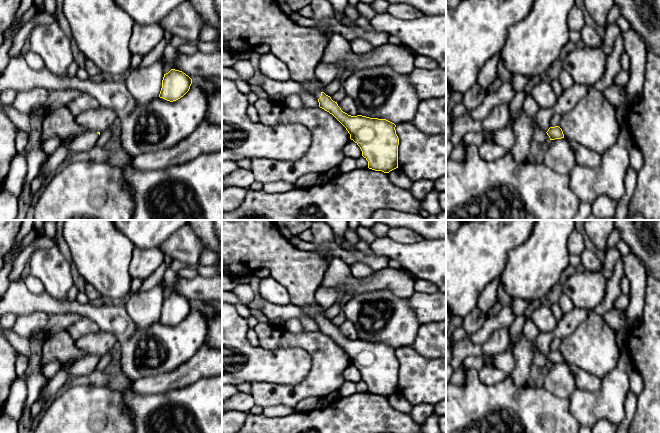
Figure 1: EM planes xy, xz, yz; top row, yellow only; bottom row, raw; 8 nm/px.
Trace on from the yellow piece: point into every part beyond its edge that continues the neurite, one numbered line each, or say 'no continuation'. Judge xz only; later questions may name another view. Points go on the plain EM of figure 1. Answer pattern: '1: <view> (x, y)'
1: xz (314, 311)

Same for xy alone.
1: xy (80, 368)

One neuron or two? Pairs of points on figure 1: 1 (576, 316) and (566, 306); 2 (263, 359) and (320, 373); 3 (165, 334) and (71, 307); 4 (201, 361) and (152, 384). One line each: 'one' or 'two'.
1: two
2: two
3: one
4: one

